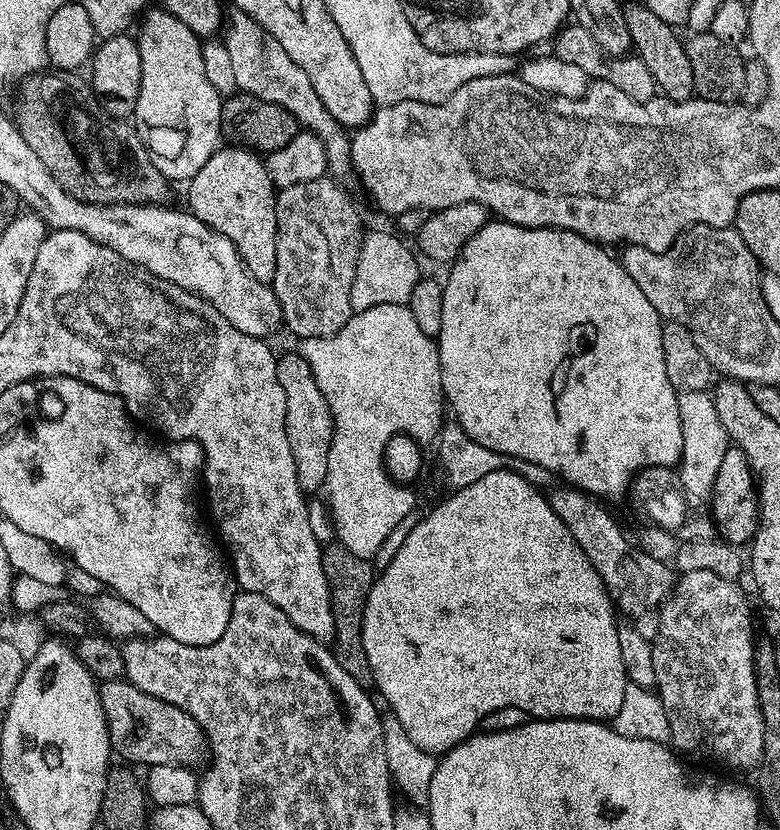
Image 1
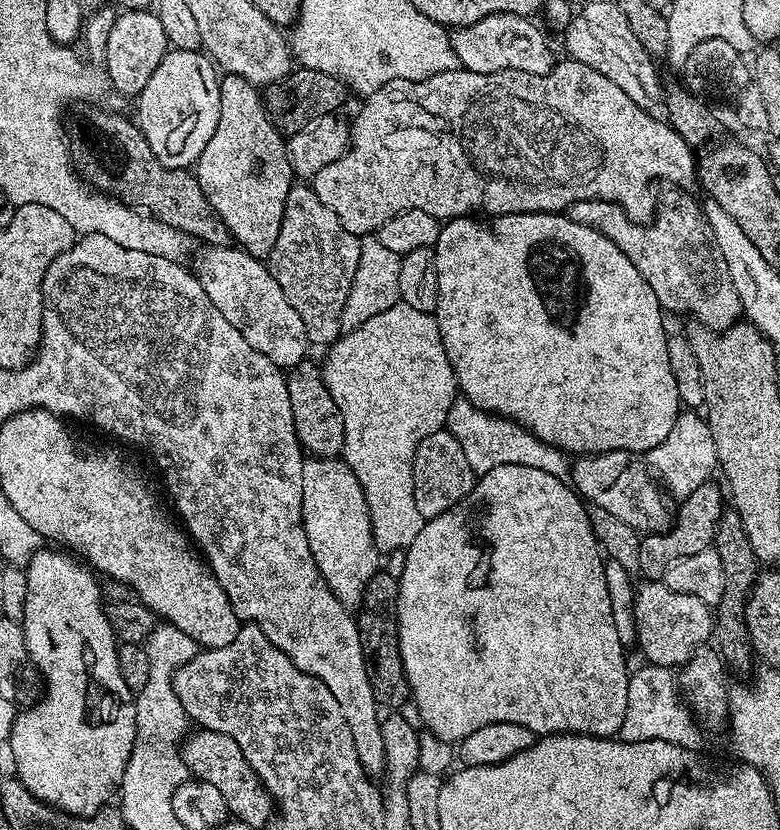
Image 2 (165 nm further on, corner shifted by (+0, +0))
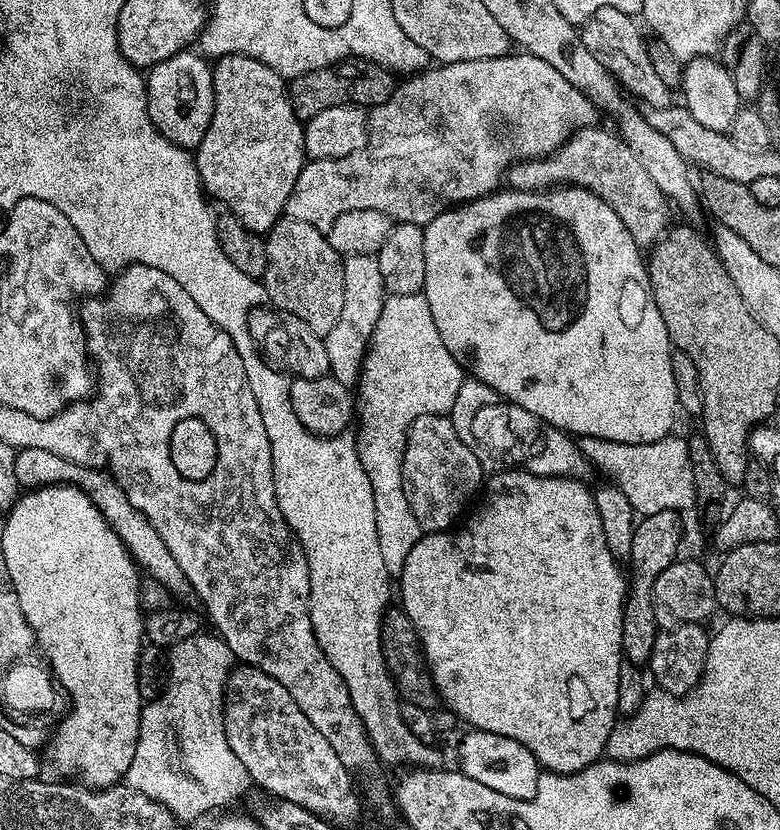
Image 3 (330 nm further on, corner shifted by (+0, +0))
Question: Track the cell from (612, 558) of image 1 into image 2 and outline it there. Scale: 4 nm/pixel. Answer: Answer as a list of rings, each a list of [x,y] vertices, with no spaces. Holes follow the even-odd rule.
[[[648,578],[643,583],[636,588],[636,604],[632,608],[638,649],[647,663],[679,669],[713,635],[713,609],[702,602],[702,598],[694,598],[694,594],[680,594],[678,590],[670,590],[670,586],[659,579]]]

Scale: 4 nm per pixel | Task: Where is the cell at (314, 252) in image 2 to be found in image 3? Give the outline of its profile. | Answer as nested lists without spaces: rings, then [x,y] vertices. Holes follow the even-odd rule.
[[[289,215],[266,233],[264,245],[268,265],[262,283],[271,307],[302,318],[302,322],[322,338],[342,314],[344,262],[341,255],[331,248],[321,229],[310,226],[310,222],[298,222],[298,218]]]

